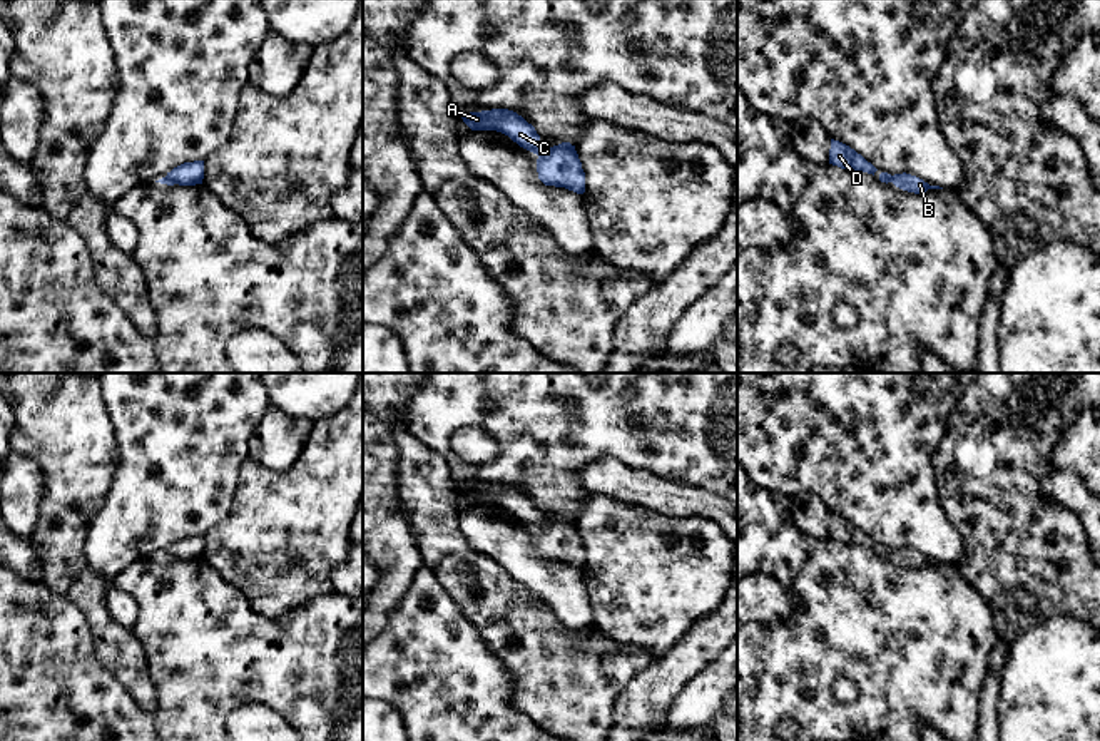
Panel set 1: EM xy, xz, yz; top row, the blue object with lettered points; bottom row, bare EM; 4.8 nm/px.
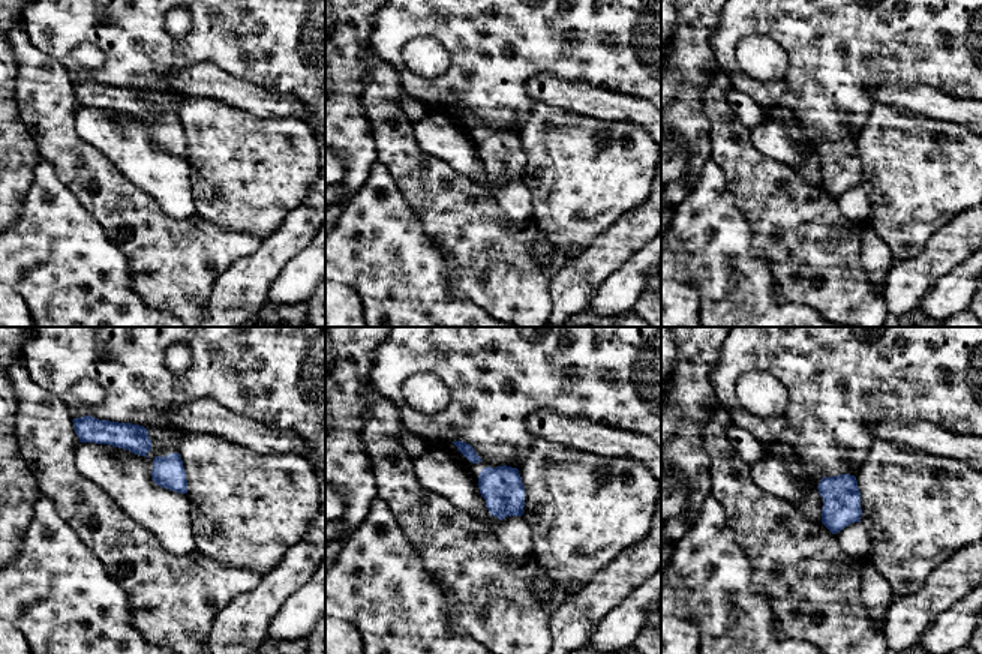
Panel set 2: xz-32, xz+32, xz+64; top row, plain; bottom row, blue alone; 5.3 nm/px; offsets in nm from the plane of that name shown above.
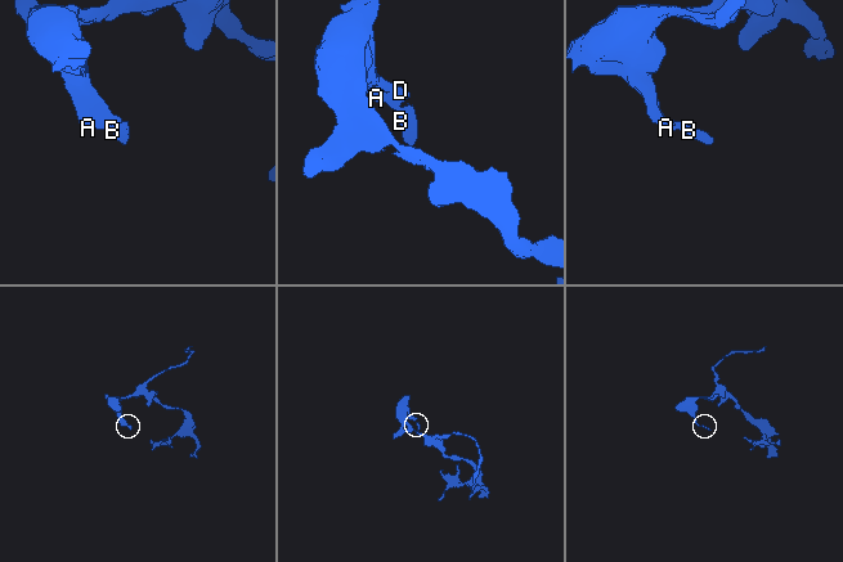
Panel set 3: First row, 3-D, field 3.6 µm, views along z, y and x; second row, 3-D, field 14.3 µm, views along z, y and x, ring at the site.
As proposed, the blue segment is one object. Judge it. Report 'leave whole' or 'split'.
leave whole

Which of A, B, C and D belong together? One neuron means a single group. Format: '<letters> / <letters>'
A B C D

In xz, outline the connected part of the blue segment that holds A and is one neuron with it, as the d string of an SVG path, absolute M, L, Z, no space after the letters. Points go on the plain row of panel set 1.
M491 483L461 490L471 505L497 505L508 510L520 522L538 530L537 547L545 560L565 562L577 569L585 567L585 547L570 517L548 522L540 515L535 502L508 483Z

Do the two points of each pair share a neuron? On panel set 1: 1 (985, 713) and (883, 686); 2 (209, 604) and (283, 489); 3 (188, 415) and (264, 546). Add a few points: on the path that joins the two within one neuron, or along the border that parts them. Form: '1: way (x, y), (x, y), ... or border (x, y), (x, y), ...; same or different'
1: border (987, 673), (982, 683), (977, 723); different
2: border (203, 557), (243, 592), (251, 608); different
3: border (248, 457), (239, 470), (231, 509), (213, 527); different

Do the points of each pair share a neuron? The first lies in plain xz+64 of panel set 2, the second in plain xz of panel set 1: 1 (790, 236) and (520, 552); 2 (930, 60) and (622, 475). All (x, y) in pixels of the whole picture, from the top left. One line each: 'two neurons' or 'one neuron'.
1: two neurons
2: two neurons

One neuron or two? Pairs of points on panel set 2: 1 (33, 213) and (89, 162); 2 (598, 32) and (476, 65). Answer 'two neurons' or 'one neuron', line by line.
1: two neurons
2: one neuron

